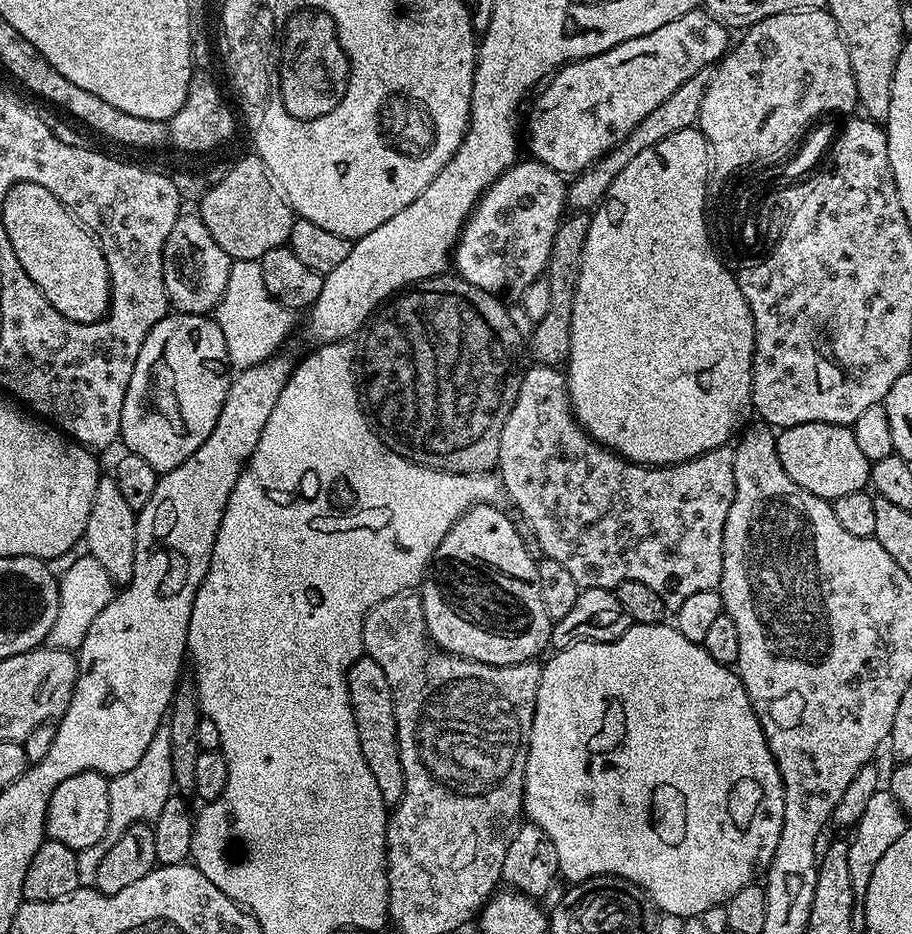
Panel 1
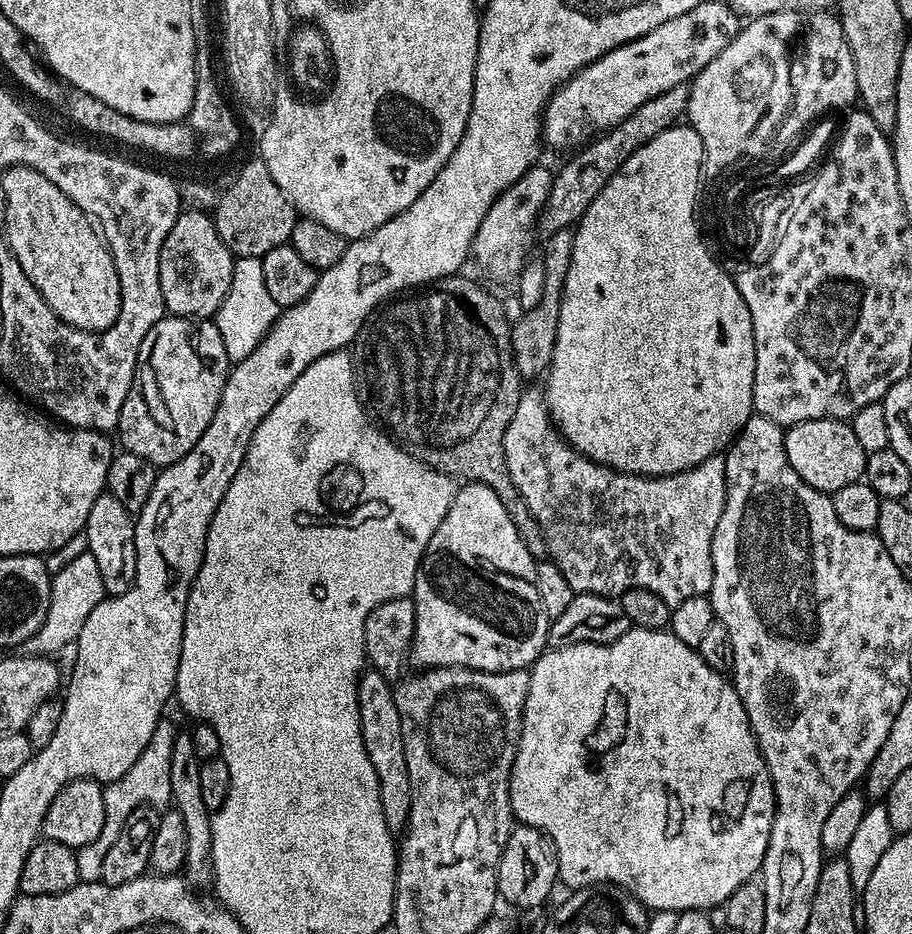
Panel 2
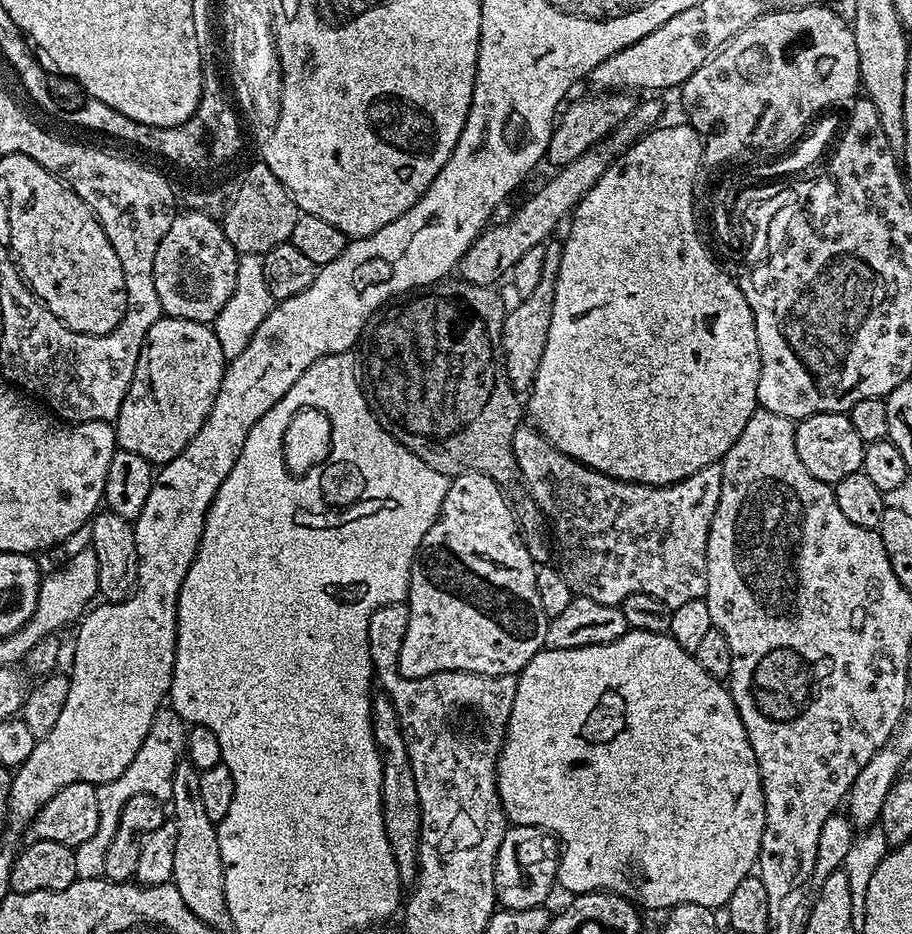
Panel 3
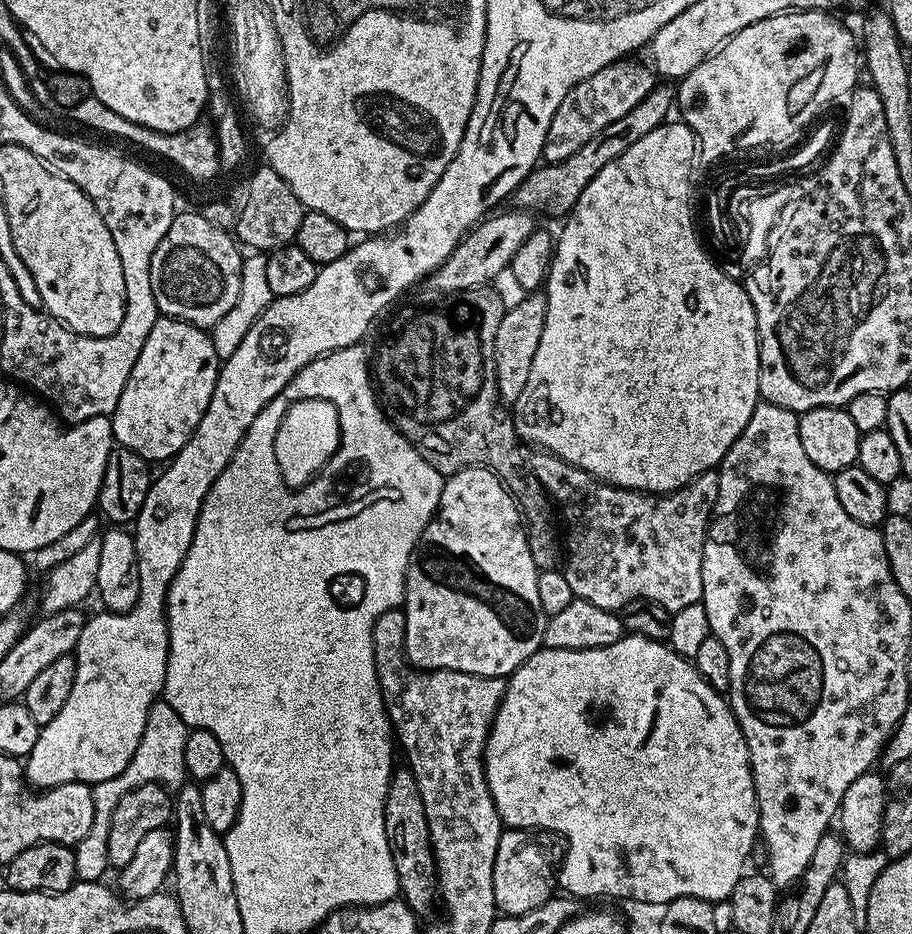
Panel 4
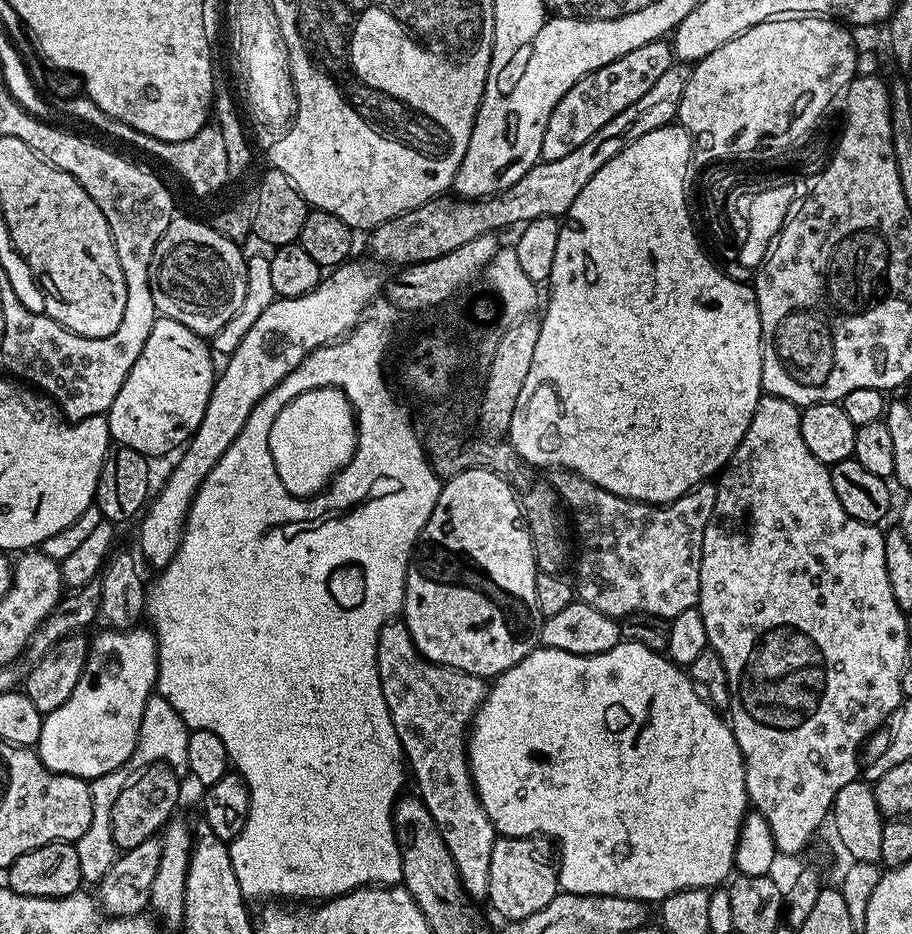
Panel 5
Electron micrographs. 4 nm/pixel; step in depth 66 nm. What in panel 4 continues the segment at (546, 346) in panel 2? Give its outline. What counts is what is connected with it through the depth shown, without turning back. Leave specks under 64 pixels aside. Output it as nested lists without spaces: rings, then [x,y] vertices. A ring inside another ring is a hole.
[[[543,291],[527,293],[522,302],[511,305],[498,322],[498,334],[494,334],[494,374],[496,389],[505,405],[516,403],[518,394],[526,387],[526,378],[530,378],[530,366],[534,366],[534,354],[546,326],[547,305],[548,298]]]

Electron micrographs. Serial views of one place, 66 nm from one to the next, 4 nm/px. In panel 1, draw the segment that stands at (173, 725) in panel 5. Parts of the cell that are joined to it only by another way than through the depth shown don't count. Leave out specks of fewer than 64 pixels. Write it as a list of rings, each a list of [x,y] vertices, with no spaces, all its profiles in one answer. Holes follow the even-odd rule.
[[[162,726],[150,738],[150,746],[146,746],[142,759],[135,766],[126,770],[126,774],[118,774],[108,781],[110,790],[110,822],[106,822],[106,834],[94,846],[86,846],[77,851],[78,882],[82,886],[92,886],[96,882],[98,862],[106,858],[106,850],[130,830],[130,826],[145,822],[155,822],[162,814],[162,806],[174,794],[172,783],[172,767],[170,766],[170,730]]]

